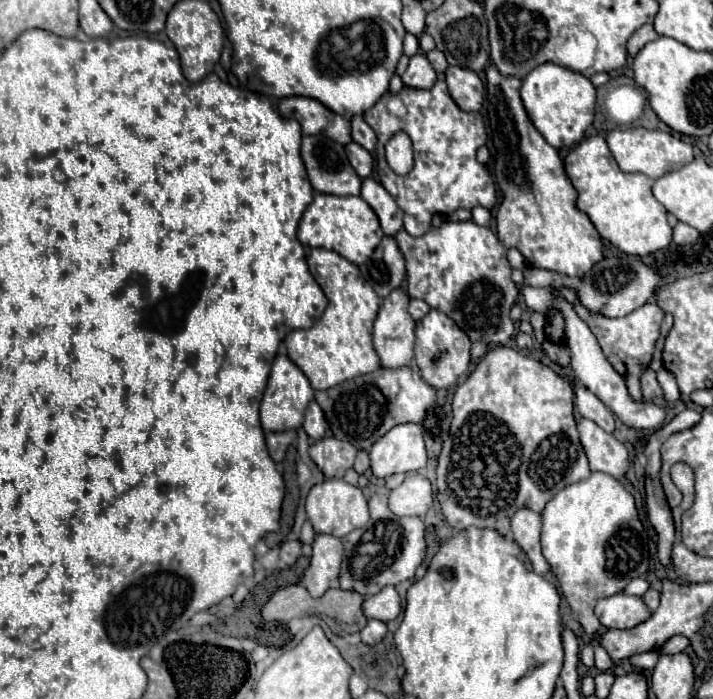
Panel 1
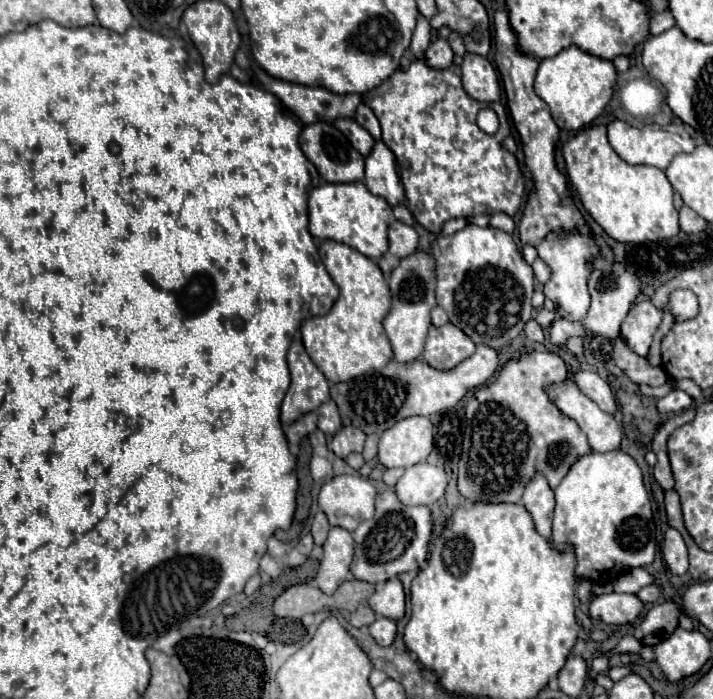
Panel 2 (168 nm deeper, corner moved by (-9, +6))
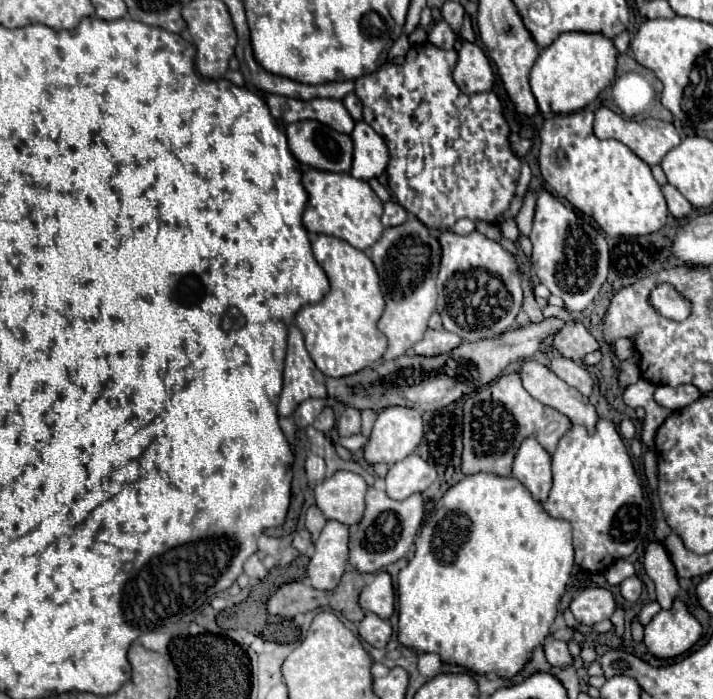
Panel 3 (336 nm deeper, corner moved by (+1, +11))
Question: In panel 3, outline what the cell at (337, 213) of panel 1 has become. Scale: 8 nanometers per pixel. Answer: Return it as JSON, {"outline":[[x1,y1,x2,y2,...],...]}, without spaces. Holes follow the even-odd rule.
{"outline":[[312,168,304,172,302,184,308,192,308,204,302,216,302,222,308,232,336,236,358,250,366,250,380,240,384,232,384,226,380,222,384,206,368,182,358,180,346,172,336,174]]}

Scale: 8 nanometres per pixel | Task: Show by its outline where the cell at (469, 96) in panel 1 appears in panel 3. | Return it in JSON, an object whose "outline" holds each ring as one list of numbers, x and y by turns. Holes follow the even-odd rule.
{"outline":[[462,42,458,52,458,62,454,68,454,82,466,94,488,92,494,84,492,66,478,44]]}

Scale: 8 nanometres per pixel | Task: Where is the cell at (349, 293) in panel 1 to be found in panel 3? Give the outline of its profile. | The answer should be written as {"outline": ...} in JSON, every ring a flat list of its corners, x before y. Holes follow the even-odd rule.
{"outline":[[320,234,312,242,312,252,330,280,330,292,318,304,300,308,296,314,296,324,316,368,324,376,348,376,374,364,386,352,386,336,376,328,376,322,384,310,380,278,372,260,362,250,352,248,334,236]]}

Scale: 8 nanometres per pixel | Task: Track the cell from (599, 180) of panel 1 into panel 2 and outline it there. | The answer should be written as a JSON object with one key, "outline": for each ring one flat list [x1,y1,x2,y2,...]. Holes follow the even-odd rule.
{"outline":[[604,125,580,129,562,147,566,175,576,187,584,209,616,241,644,243,676,237,678,211,674,209,674,189,662,169,650,165,628,165,610,147]]}

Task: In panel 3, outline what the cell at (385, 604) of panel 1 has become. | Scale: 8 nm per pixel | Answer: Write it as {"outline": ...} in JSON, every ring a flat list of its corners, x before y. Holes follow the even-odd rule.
{"outline":[[378,572,370,584,360,592,360,606,364,612,374,612,388,620,394,612,394,588,388,572]]}

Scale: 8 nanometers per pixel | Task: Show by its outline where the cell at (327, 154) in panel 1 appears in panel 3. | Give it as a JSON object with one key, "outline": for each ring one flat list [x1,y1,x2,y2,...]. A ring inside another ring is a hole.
{"outline":[[322,122,288,124,286,138,292,154,302,164,328,172,348,172,352,166,352,138]]}

